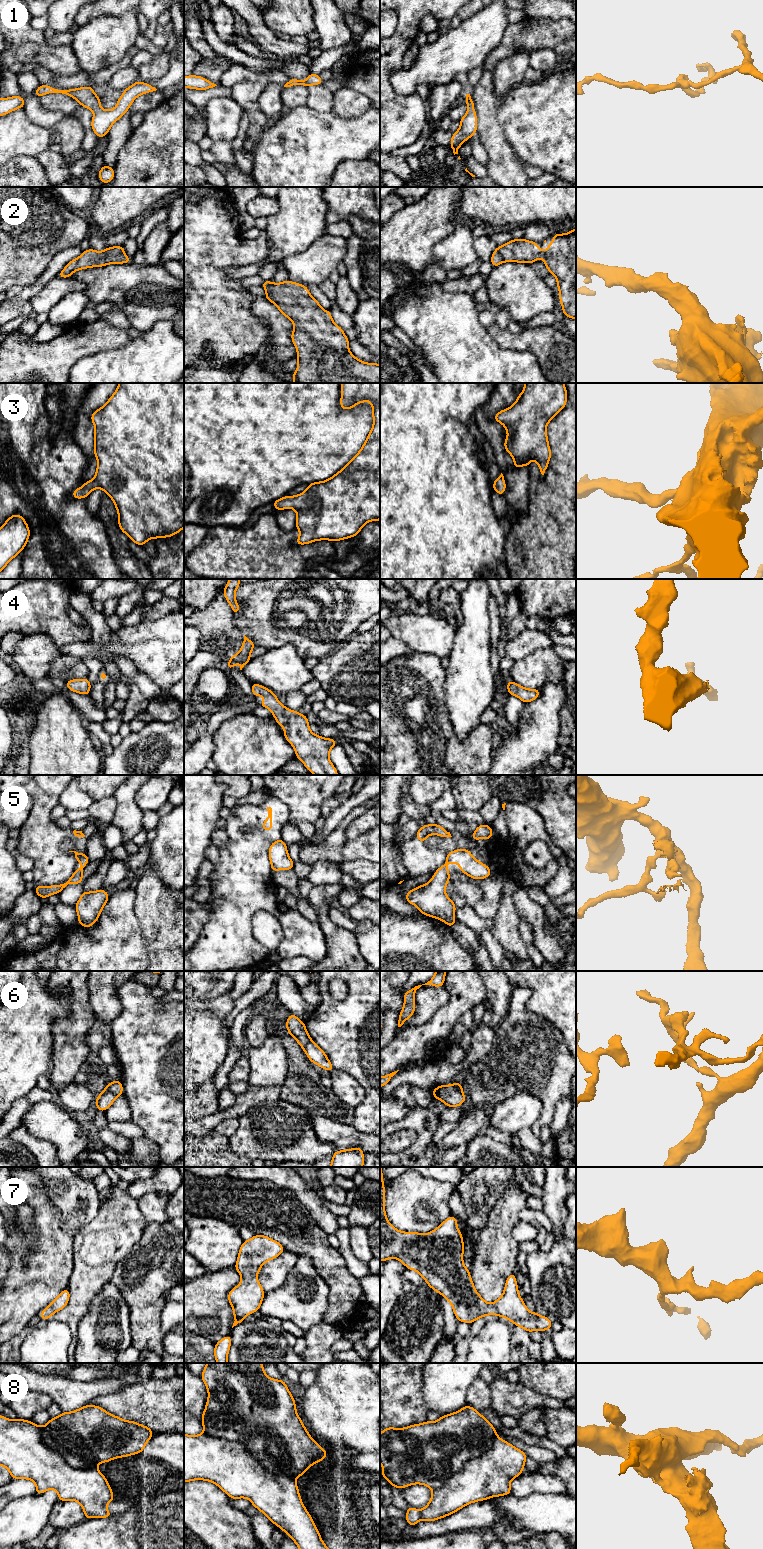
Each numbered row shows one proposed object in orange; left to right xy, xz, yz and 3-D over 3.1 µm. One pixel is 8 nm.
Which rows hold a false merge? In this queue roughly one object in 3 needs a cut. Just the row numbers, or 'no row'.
5, 6, 8

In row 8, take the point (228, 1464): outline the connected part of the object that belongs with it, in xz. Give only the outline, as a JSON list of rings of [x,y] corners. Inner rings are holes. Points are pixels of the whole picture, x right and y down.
[[[205,1433],[184,1434],[184,1483],[193,1480],[210,1481],[234,1500],[249,1499],[252,1506],[286,1532],[299,1549],[329,1549],[300,1498],[296,1479],[267,1471],[244,1445]]]

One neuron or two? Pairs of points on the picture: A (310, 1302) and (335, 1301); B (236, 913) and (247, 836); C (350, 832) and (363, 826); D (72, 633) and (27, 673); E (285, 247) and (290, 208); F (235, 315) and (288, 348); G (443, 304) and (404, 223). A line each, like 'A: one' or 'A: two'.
A: two
B: one
C: one
D: two
E: one
F: two
G: two

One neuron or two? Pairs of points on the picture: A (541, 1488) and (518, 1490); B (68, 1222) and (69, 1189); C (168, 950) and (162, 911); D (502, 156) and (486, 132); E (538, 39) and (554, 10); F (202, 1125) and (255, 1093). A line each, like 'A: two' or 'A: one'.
A: one
B: one
C: one
D: one
E: two
F: one

